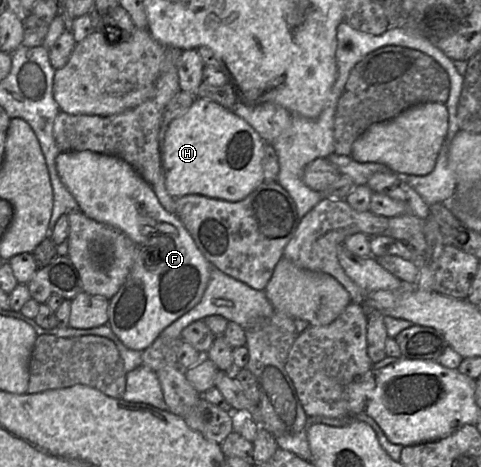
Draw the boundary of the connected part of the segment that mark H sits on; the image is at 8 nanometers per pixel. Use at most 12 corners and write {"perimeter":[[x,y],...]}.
{"perimeter":[[202,97],[161,146],[166,190],[237,202],[265,141]]}

